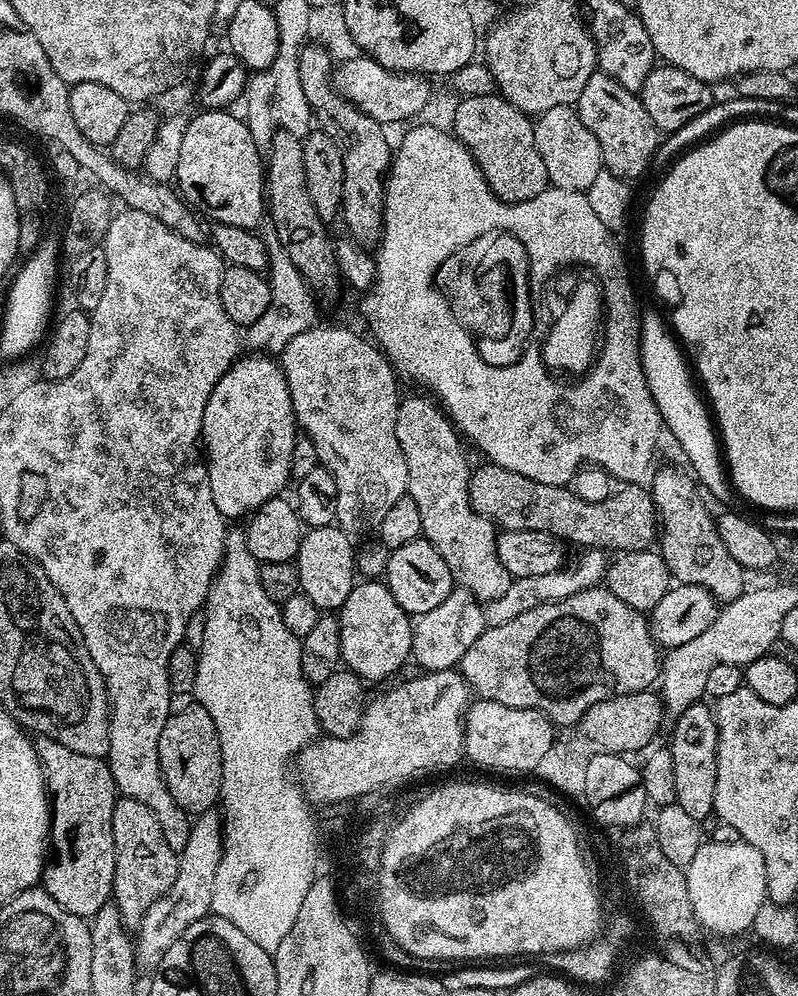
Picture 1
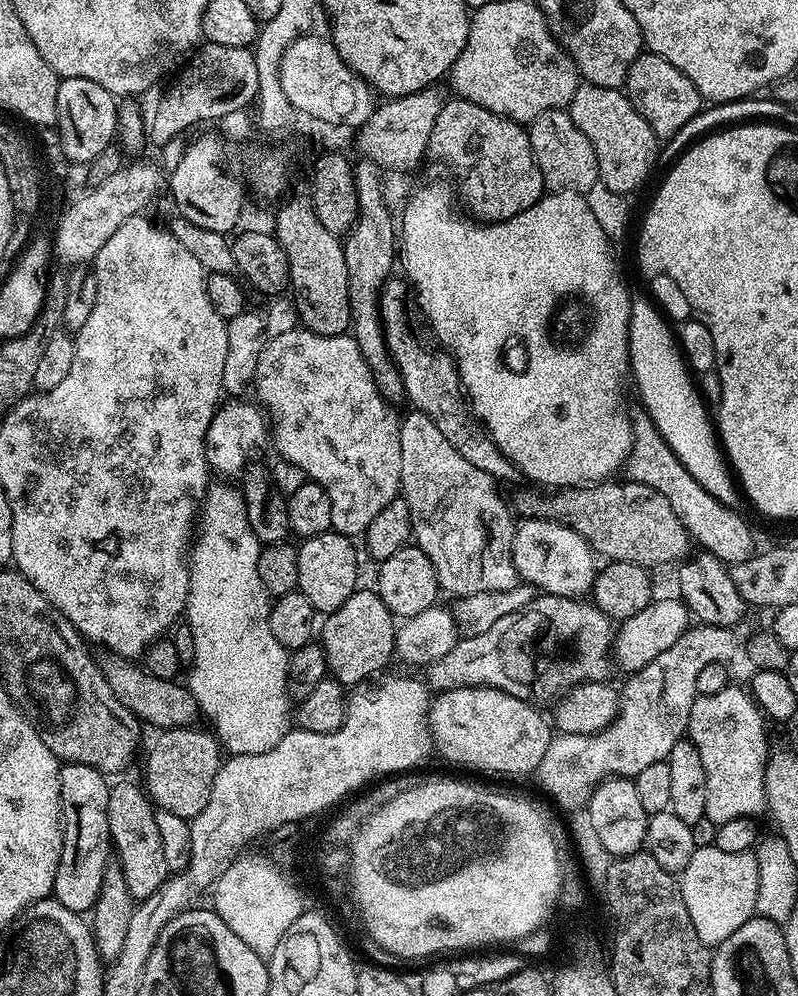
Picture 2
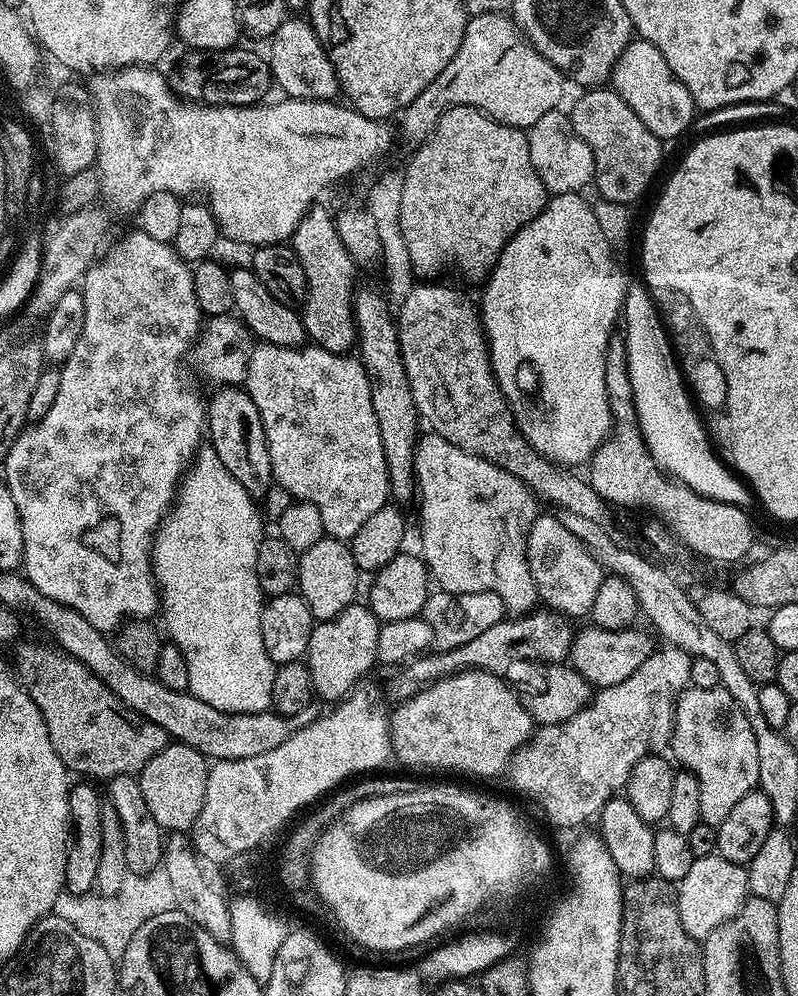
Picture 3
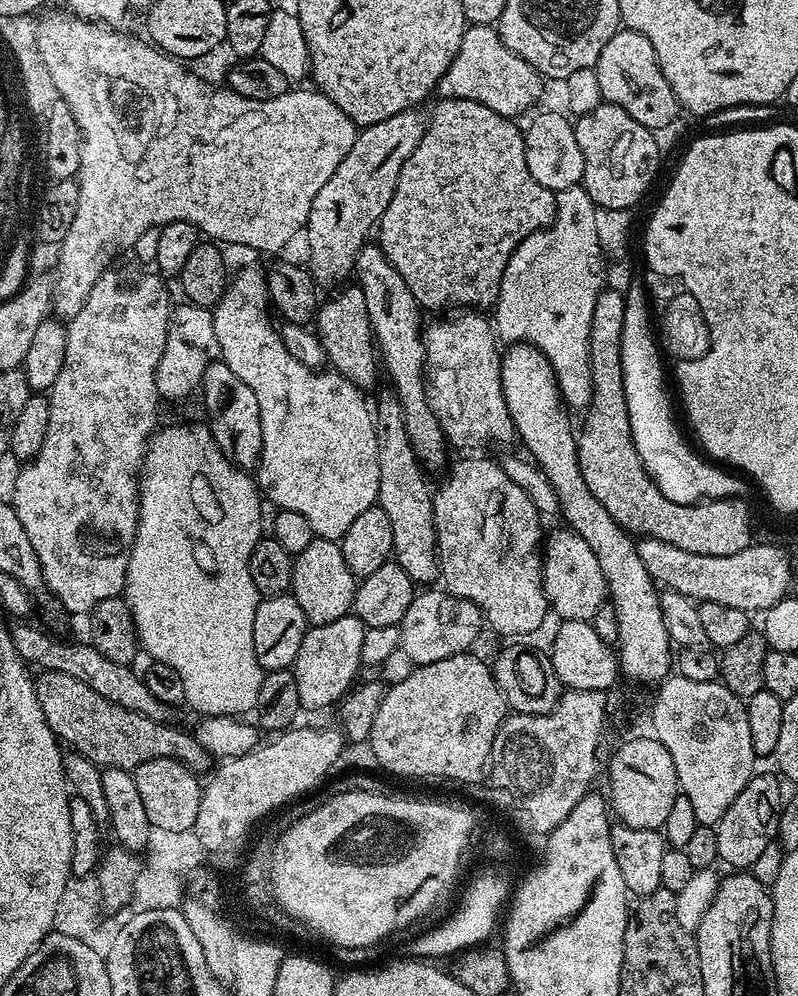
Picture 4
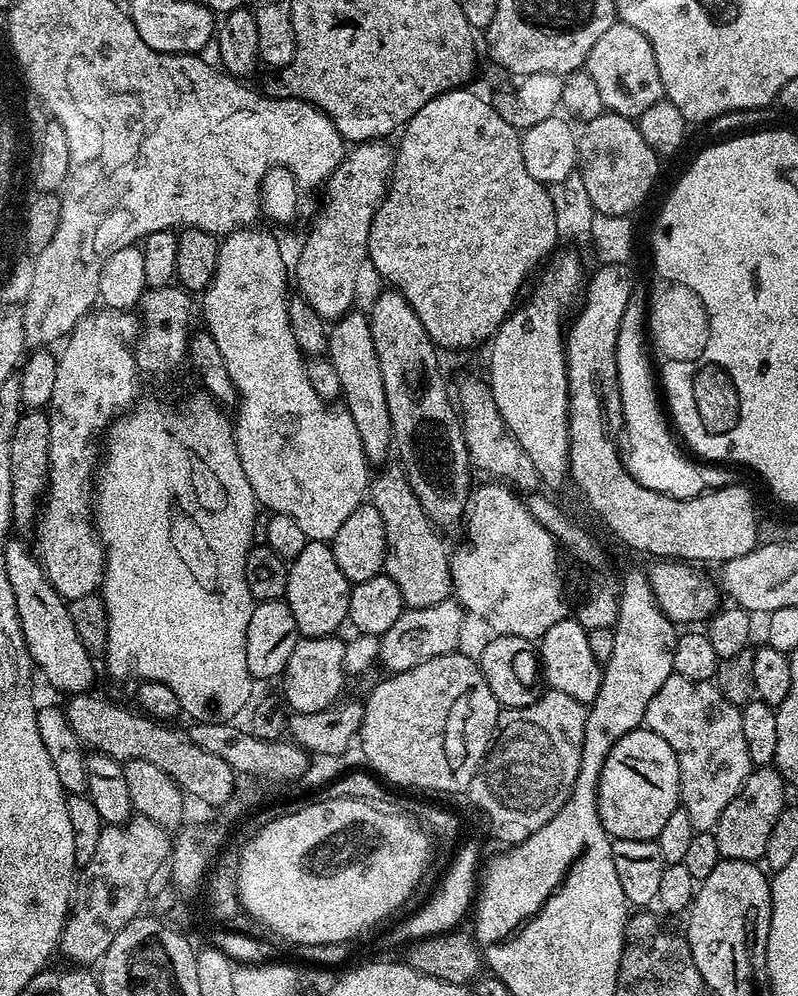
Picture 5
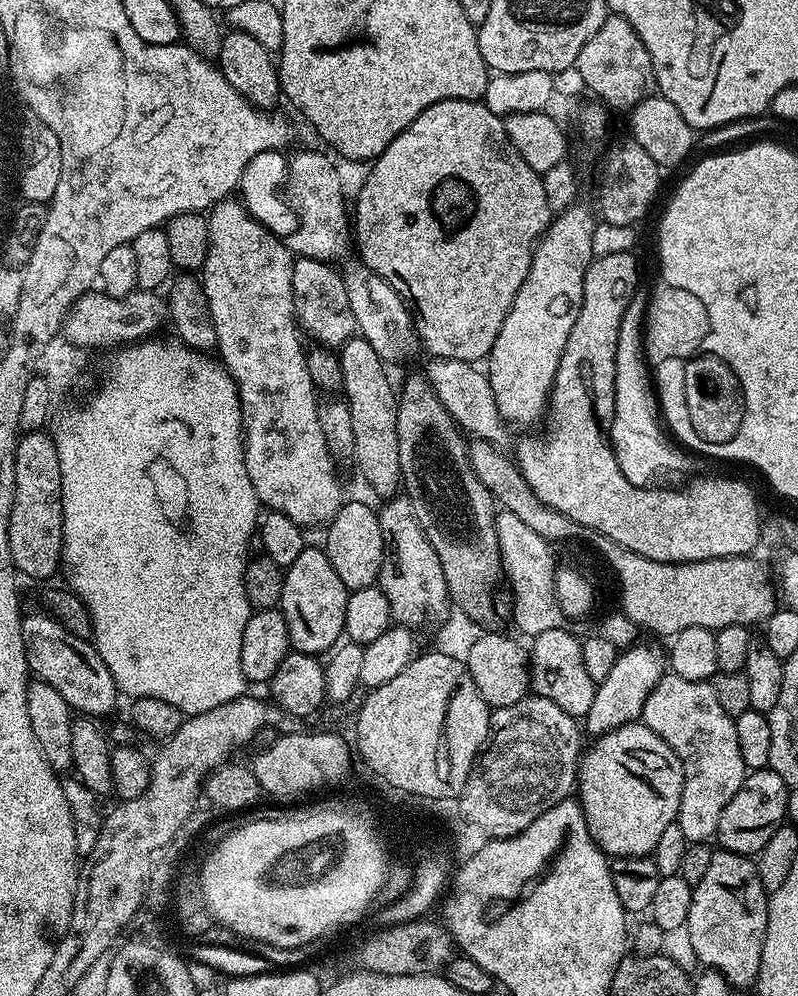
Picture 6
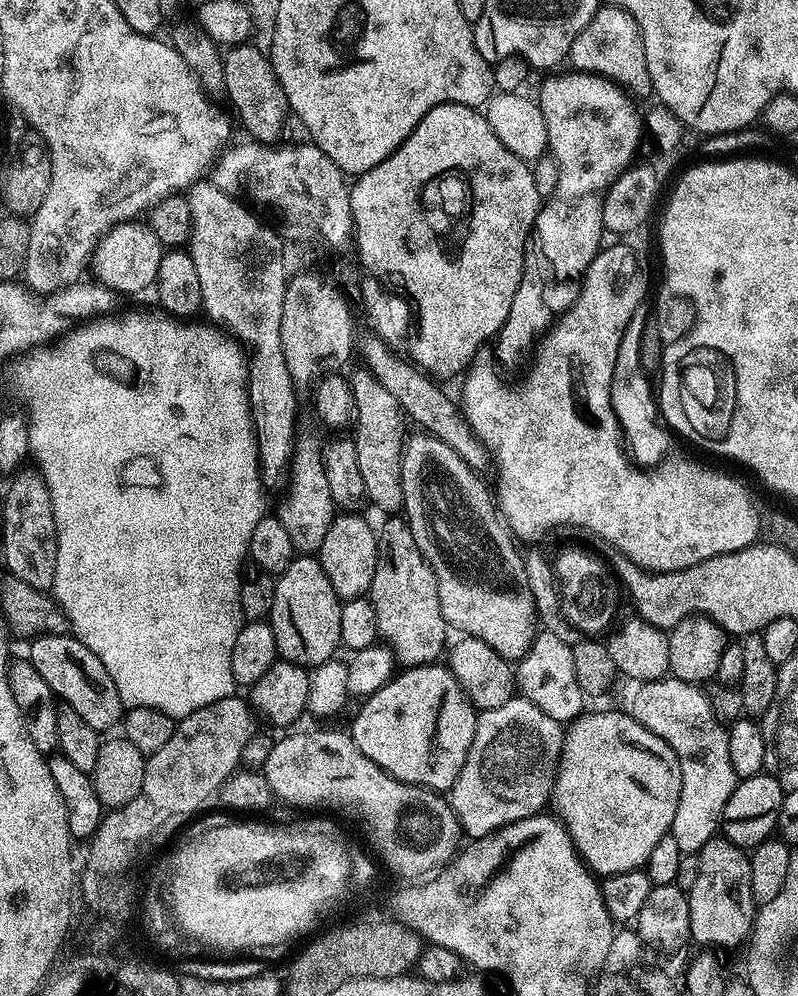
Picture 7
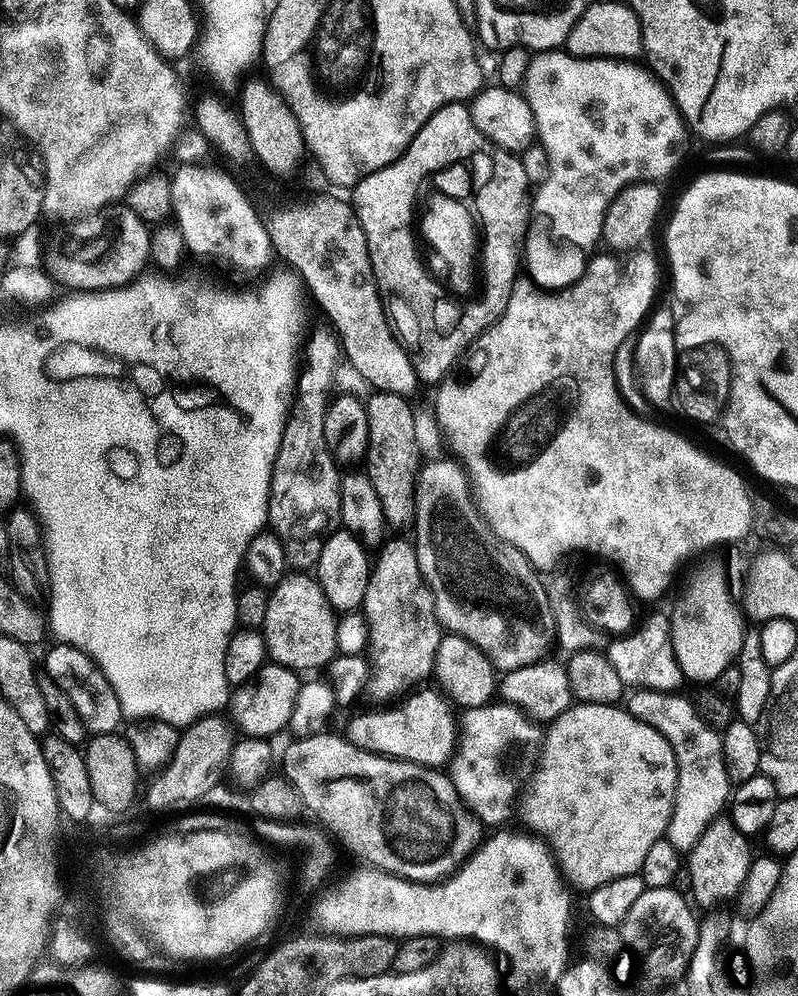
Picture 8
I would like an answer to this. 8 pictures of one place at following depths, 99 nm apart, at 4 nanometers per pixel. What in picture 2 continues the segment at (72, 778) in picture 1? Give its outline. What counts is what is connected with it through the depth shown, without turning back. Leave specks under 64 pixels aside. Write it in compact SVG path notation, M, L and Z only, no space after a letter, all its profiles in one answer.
M65 763L60 769L60 814L64 829L62 854L54 874L52 896L66 910L81 914L91 913L102 890L102 874L110 863L113 851L108 825L108 789L110 780L94 766Z

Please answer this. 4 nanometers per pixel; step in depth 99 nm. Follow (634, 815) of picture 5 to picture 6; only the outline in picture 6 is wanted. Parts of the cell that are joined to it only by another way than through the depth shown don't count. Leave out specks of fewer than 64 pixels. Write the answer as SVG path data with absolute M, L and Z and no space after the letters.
M633 722L610 730L591 741L592 749L585 751L578 765L578 803L584 812L594 842L609 858L646 856L658 846L658 837L666 826L676 823L682 802L684 771L682 762L643 722Z

